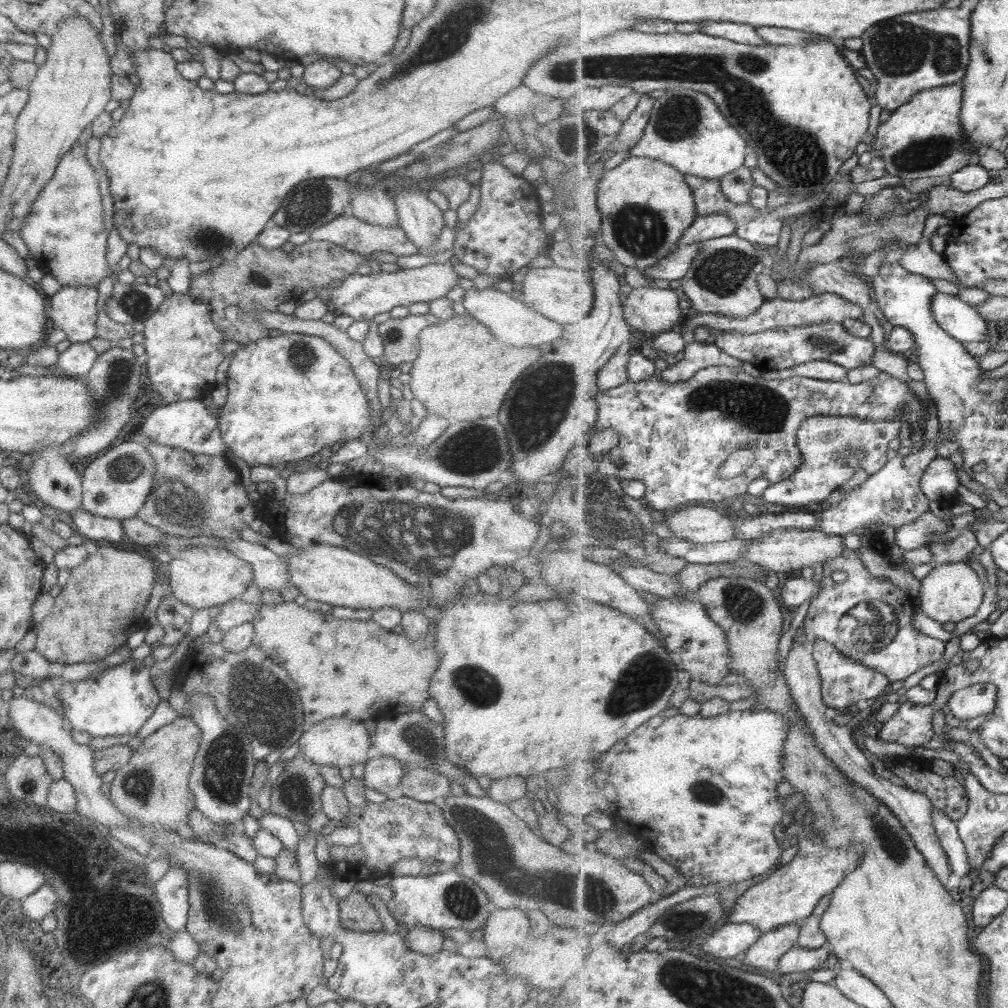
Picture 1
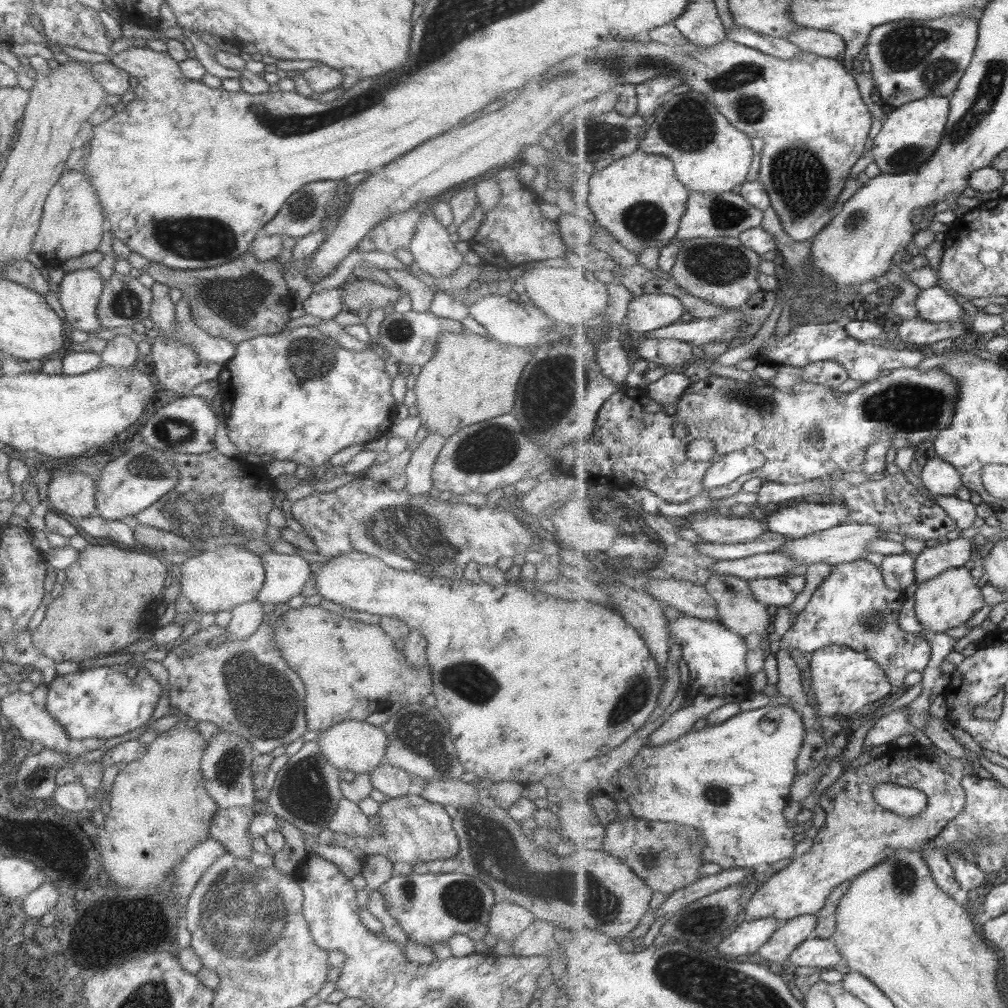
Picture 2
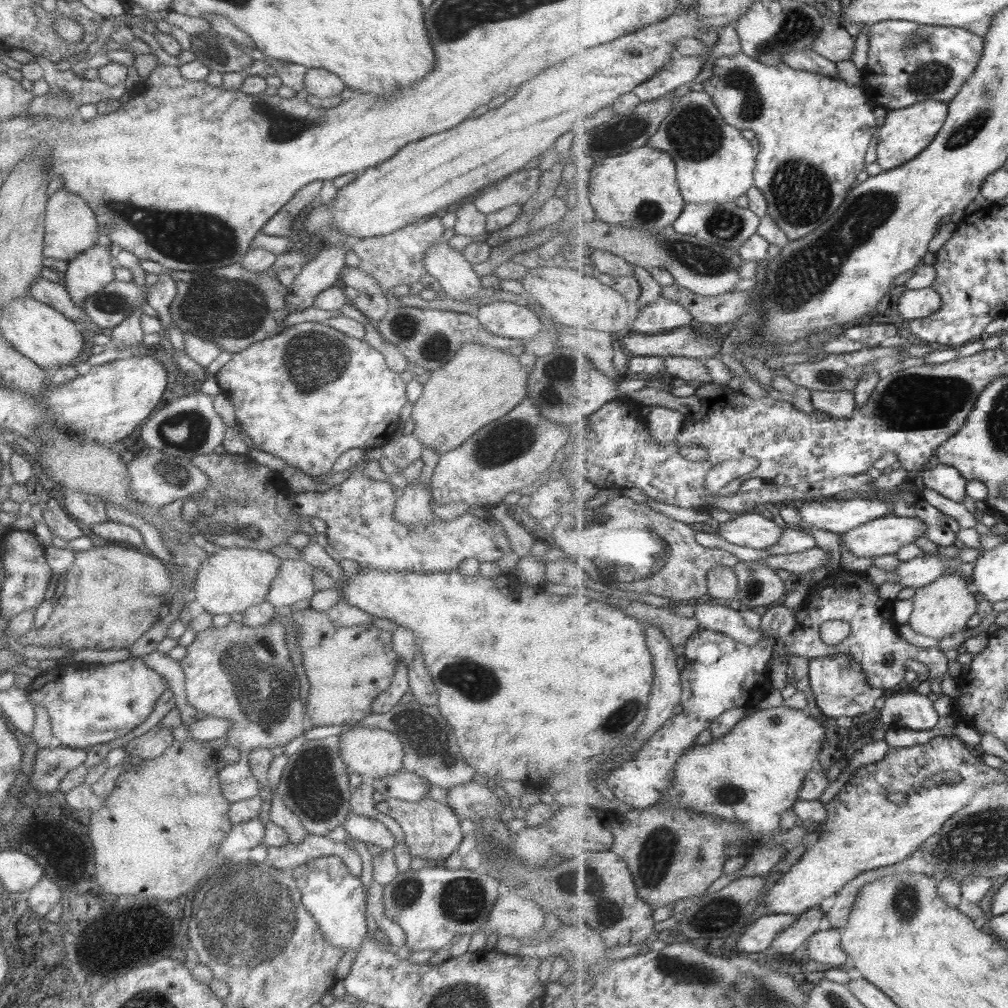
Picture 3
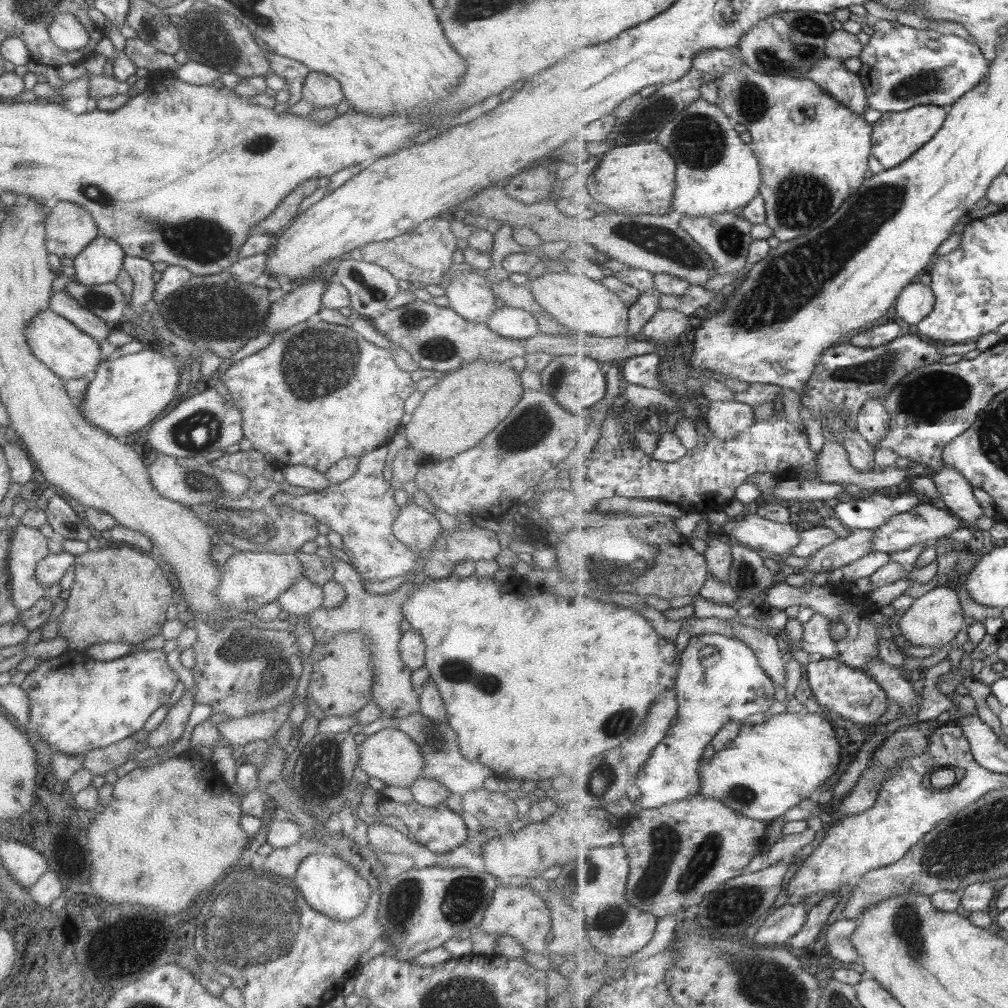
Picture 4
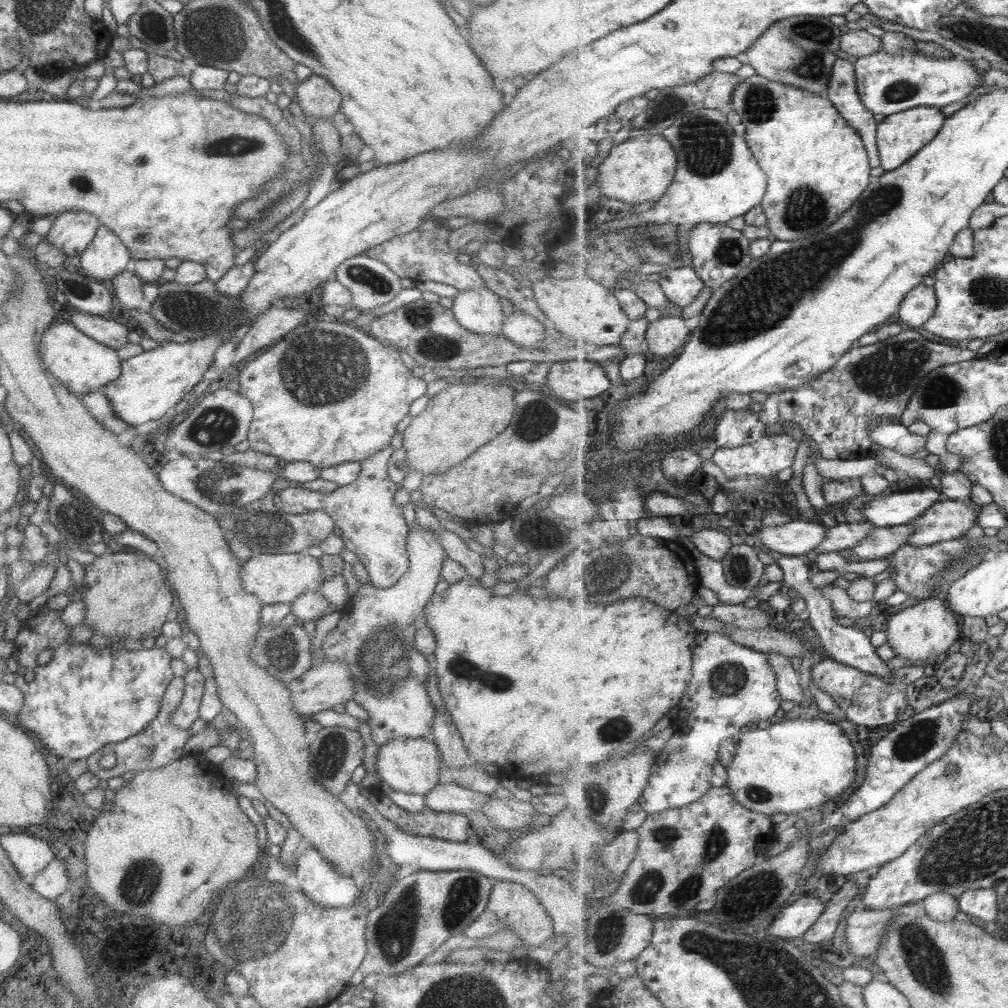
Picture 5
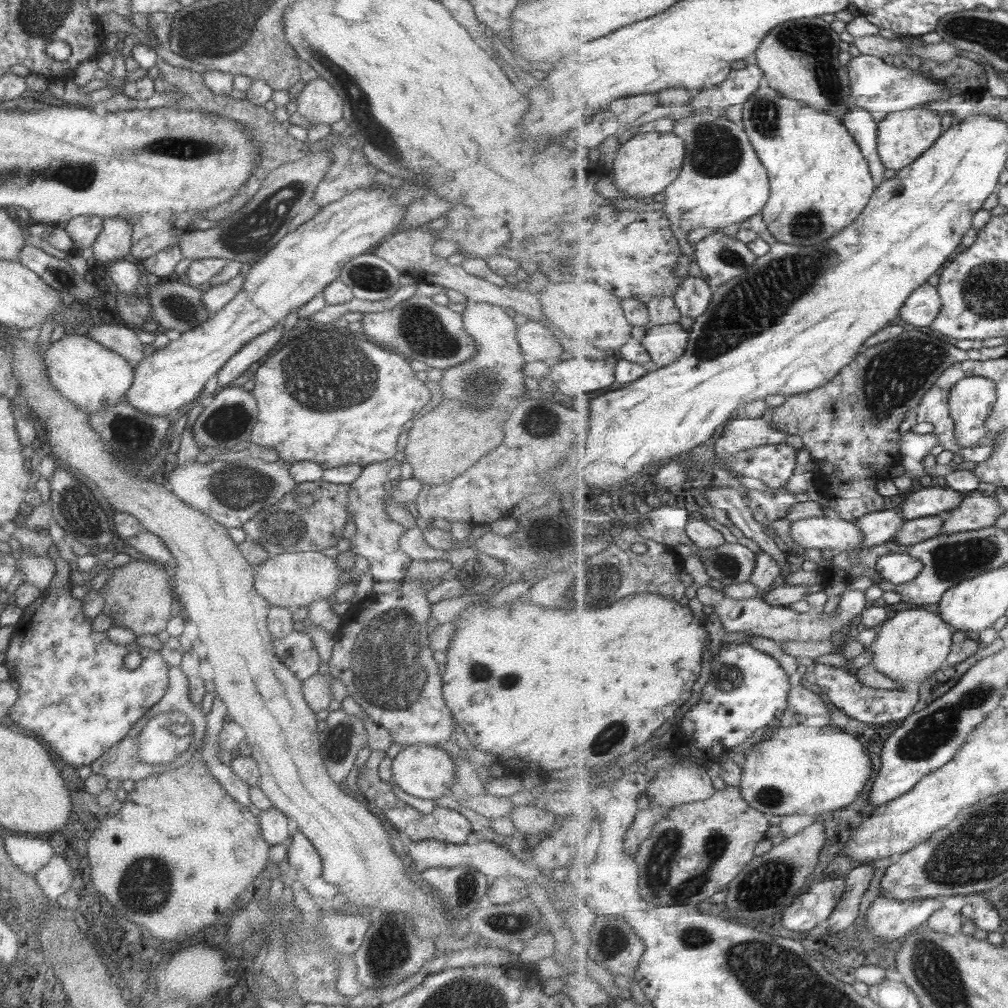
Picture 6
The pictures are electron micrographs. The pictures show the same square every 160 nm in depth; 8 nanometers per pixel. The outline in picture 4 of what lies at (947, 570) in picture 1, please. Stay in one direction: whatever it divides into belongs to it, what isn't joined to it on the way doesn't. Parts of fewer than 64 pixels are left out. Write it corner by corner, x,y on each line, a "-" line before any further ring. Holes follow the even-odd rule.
937,584
933,589
917,597
910,609
902,615
898,622
898,628
902,636
909,640
914,646
931,646
933,648
943,648
951,644
957,634
968,627
961,608
959,594
955,592
951,584

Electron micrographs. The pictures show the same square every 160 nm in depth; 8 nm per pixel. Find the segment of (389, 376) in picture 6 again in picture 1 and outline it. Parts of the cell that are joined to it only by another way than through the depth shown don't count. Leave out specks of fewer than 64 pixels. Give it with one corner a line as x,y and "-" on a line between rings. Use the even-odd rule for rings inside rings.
282,333
273,337
267,335
256,340
256,342
246,343
229,360
225,388
227,388
227,396
225,402
223,402
223,405
218,410
216,423
218,424
224,445
231,450
231,458
243,460
250,468
252,466
282,467
286,464
293,464
294,461
308,459
311,455
317,454
317,452
326,452
332,444
339,442
339,440
344,443
350,440
357,440
365,430
369,431
372,428
370,404
353,371
349,368
347,362
323,338
317,338
316,336

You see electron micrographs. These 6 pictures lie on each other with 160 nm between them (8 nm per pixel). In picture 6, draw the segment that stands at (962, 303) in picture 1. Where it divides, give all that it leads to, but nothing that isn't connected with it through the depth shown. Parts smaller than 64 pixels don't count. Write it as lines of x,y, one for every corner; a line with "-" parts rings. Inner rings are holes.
931,284
917,289
901,307
901,318
913,326
931,326
944,306
940,291

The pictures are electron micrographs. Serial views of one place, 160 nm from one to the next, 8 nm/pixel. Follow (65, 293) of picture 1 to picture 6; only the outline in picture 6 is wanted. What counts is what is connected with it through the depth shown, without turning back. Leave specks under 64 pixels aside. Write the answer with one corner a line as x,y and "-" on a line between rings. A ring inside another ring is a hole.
109,218
102,222
99,235
91,244
91,251
95,259
94,265
107,265
113,261
123,259
129,253
131,229
123,218

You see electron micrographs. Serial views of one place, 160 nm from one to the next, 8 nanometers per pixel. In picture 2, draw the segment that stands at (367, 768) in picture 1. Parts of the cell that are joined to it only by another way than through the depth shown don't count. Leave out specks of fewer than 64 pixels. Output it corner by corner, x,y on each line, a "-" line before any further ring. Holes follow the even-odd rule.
386,763
370,772
370,783
373,790
389,799
407,795
415,787
415,780
410,775

